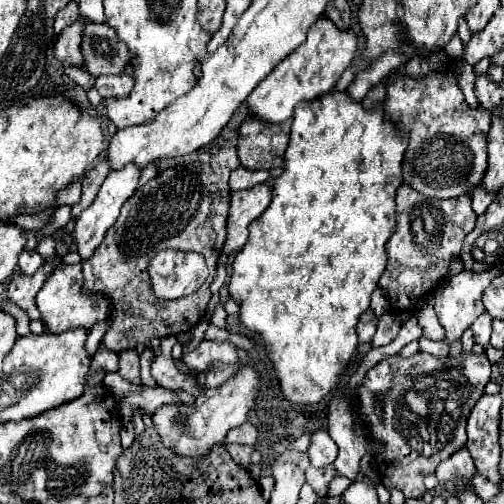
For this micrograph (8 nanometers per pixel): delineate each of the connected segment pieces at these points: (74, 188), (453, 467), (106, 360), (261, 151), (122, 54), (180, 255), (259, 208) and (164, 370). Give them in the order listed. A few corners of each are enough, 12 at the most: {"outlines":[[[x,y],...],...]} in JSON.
{"outlines":[[[81,181],[57,195],[59,205],[75,205],[81,199]],[[463,447],[439,463],[441,487],[453,481],[469,483],[475,475],[469,451]],[[99,347],[91,359],[89,375],[98,369],[118,371],[118,355]],[[292,118],[247,119],[237,141],[241,167],[281,167]],[[89,19],[81,53],[95,77],[119,75],[129,49],[107,23]],[[159,251],[147,271],[157,299],[191,295],[207,279],[203,255]],[[267,185],[231,191],[223,253],[247,243],[249,223],[271,203]],[[169,353],[153,359],[151,375],[165,389],[199,397],[193,375],[179,373]]]}

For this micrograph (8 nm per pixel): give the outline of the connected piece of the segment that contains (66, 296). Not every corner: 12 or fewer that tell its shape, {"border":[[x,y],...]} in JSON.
{"border":[[57,265],[35,303],[47,333],[91,331],[107,297],[83,293],[77,265]]}

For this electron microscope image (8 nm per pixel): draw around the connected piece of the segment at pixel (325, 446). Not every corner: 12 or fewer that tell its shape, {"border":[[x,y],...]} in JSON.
{"border":[[323,429],[313,433],[307,449],[315,467],[337,459],[337,443]]}

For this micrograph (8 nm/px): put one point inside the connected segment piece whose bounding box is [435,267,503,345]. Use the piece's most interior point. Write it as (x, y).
(458, 303)

